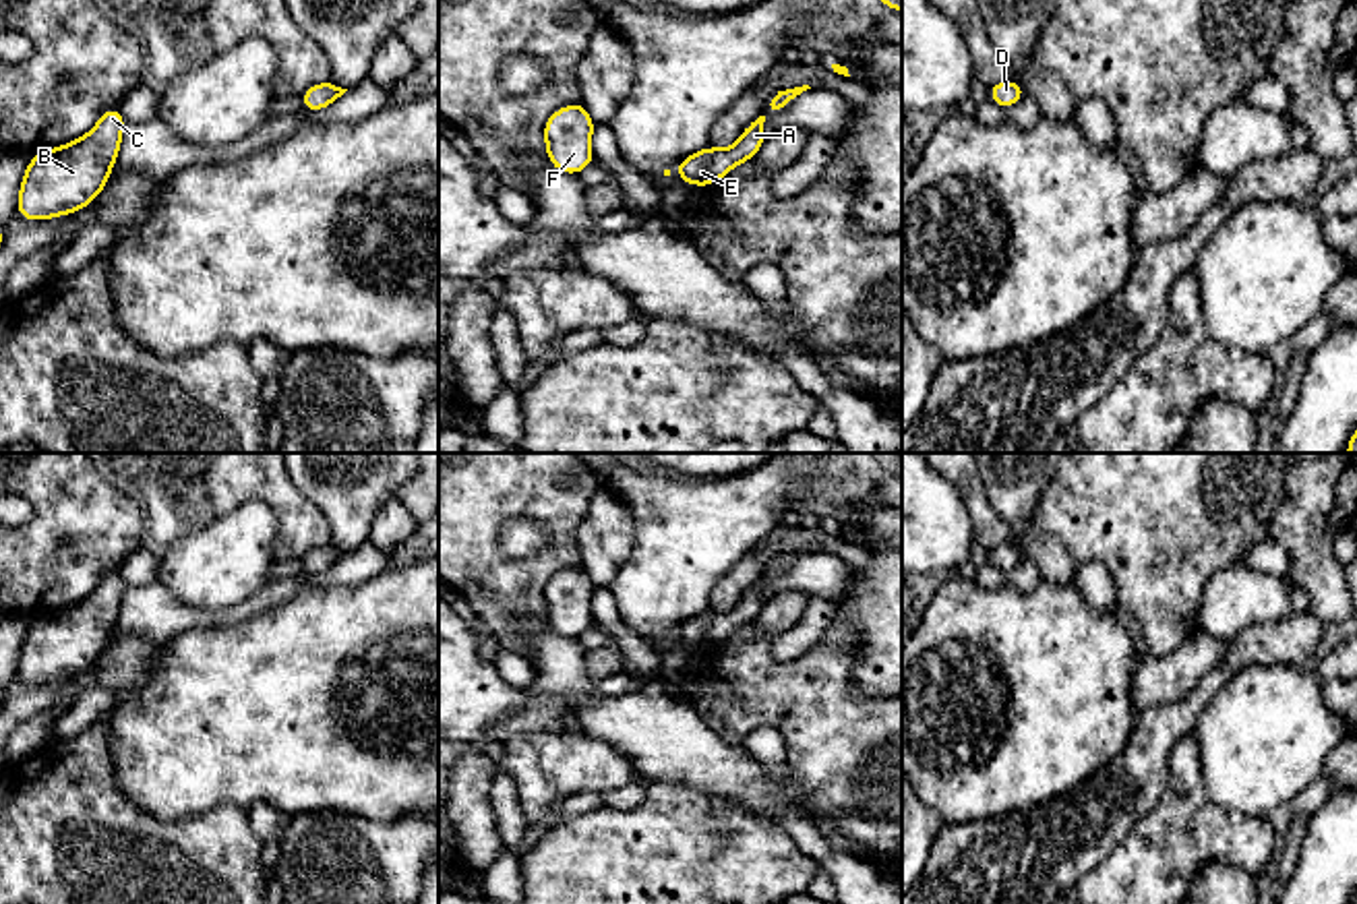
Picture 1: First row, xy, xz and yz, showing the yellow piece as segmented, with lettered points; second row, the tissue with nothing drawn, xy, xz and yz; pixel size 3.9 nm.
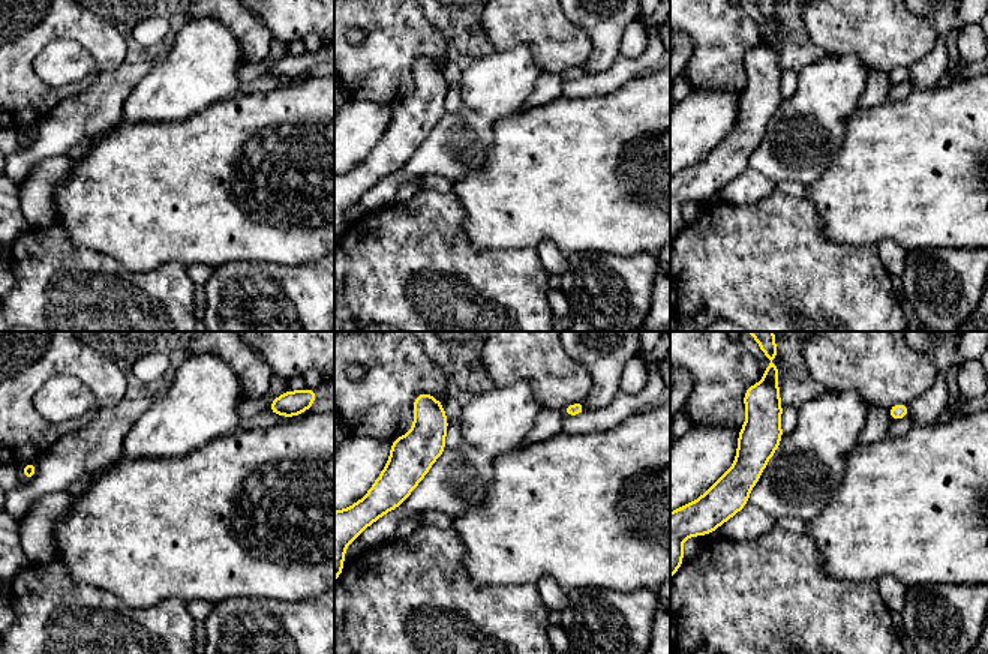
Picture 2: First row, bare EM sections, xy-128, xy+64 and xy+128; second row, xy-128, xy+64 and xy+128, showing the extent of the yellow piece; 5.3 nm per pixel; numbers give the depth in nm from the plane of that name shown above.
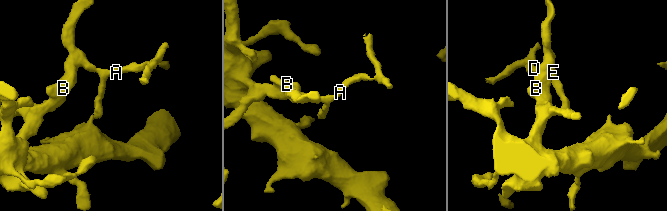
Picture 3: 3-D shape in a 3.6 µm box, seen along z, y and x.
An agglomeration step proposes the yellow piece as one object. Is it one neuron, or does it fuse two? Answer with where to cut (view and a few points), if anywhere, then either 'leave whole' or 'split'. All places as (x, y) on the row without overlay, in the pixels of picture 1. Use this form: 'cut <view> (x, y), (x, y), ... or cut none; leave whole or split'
cut none; leave whole

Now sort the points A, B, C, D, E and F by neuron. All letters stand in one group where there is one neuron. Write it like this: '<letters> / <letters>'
A B C D E F

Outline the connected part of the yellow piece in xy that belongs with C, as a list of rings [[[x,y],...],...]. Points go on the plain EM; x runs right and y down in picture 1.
[[[118,571],[101,577],[89,598],[31,621],[17,674],[29,685],[85,672],[103,654],[126,587]]]

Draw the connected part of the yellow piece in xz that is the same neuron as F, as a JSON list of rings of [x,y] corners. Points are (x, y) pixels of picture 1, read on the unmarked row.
[[[583,567],[556,573],[544,587],[548,625],[563,637],[579,637],[594,623],[592,596],[594,583]]]

